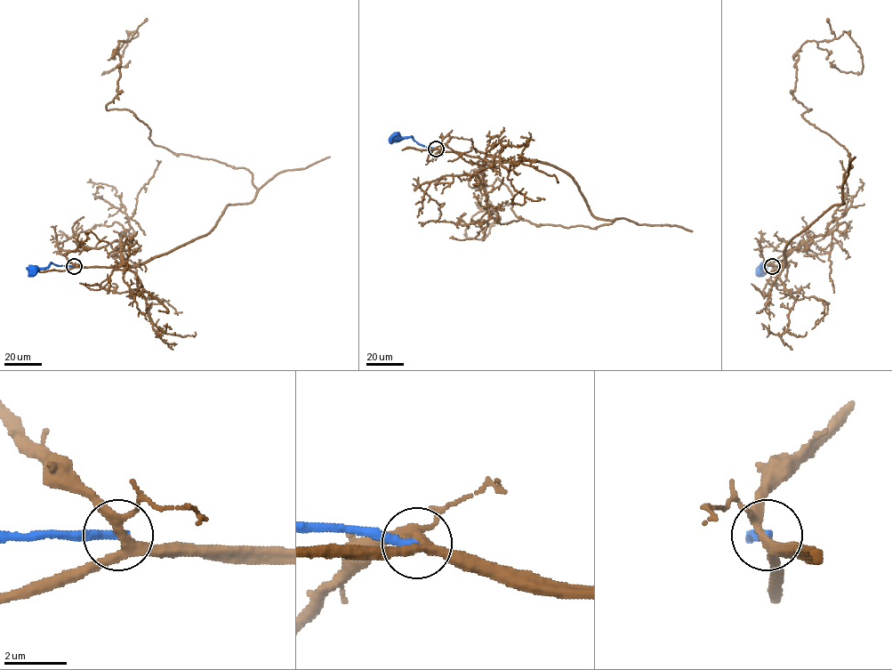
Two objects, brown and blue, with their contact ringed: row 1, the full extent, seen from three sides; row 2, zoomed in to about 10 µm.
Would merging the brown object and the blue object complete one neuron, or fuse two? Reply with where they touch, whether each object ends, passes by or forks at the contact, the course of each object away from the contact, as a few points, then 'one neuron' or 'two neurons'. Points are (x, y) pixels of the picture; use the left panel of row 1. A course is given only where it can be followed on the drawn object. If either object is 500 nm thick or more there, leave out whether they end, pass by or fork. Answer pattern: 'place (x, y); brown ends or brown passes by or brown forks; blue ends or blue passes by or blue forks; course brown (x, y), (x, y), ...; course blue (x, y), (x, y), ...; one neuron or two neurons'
place (74, 266); brown forks; blue ends; course brown (74, 266), (139, 266), (255, 196), (247, 169), (156, 145), (107, 109), (135, 31), (102, 73), (130, 60); course blue (74, 266), (51, 262), (34, 270); two neurons

